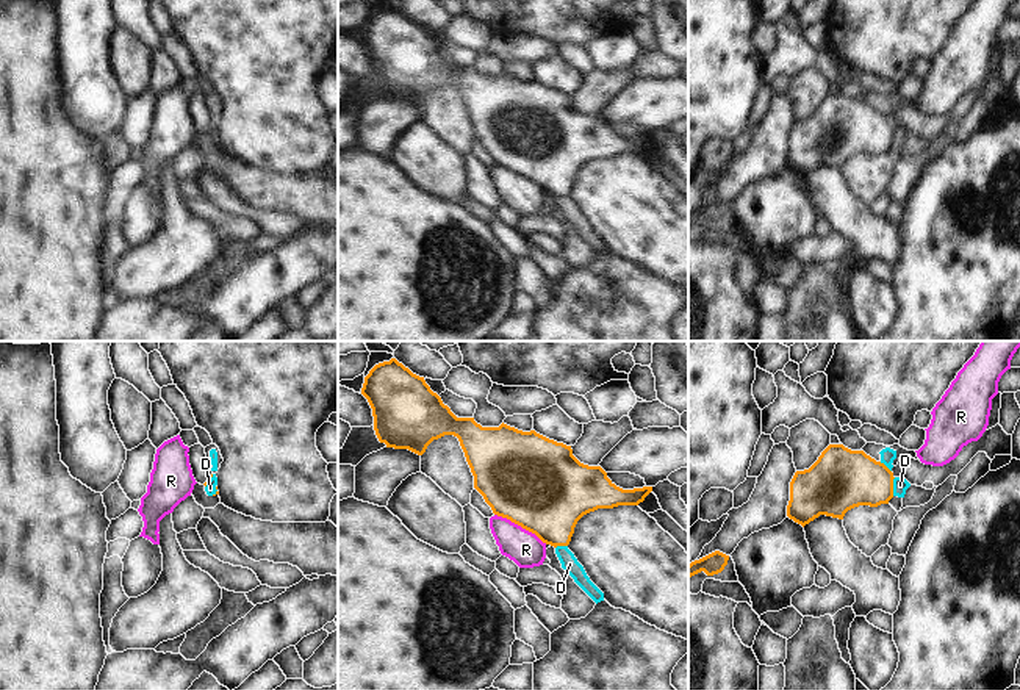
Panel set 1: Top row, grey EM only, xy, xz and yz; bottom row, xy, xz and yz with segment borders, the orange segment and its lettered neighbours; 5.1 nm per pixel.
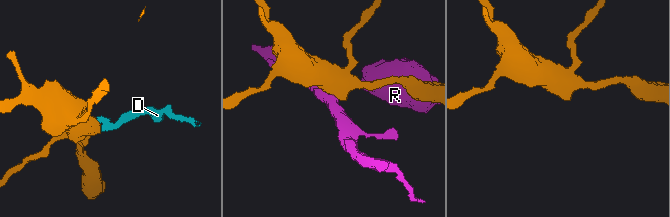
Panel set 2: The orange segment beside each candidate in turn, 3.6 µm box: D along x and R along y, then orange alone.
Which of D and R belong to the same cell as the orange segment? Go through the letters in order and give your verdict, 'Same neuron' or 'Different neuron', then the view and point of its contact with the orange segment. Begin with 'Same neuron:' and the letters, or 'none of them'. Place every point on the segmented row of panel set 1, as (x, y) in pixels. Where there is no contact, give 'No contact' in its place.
Same neuron: none of them
D: Different neuron. Touches orange at yz (892, 487)
R: Different neuron. Touches orange at xz (521, 526)

